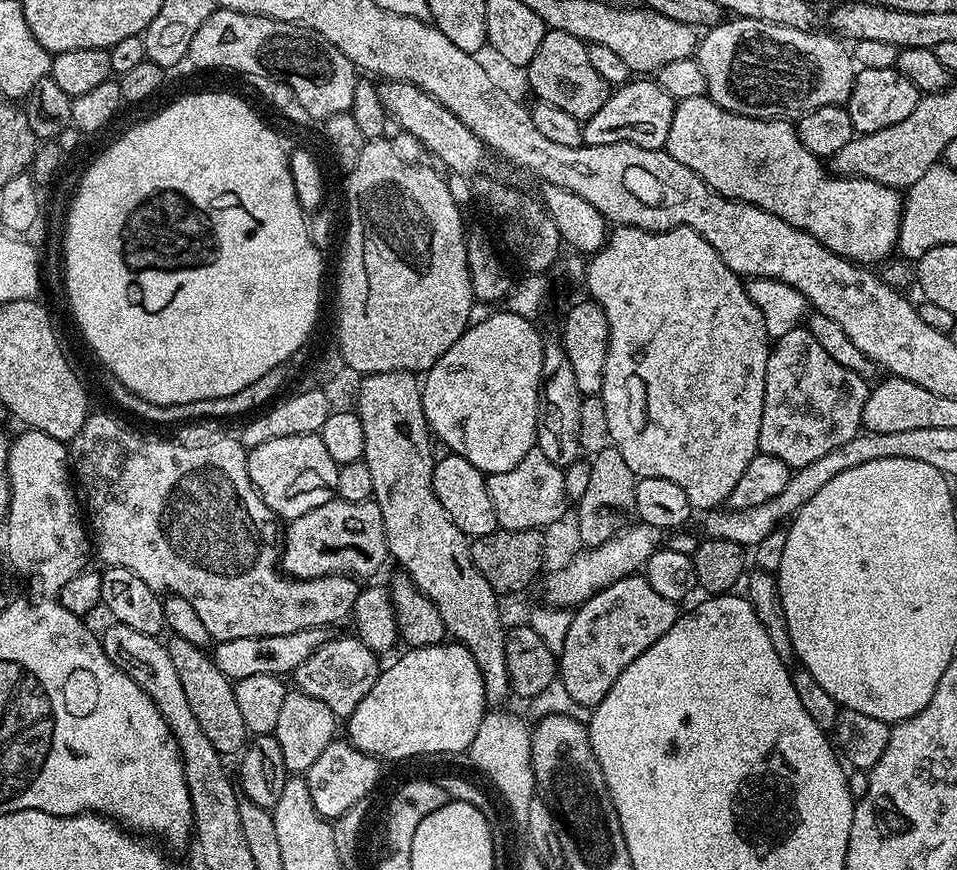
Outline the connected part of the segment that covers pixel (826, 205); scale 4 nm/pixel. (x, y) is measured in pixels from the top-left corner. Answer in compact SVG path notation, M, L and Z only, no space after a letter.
M707 95L686 98L679 101L674 110L666 151L682 162L682 166L694 170L694 174L701 176L720 195L730 200L741 200L744 204L753 204L790 222L790 226L809 232L818 243L857 265L876 266L879 260L887 261L887 256L897 251L900 219L904 213L901 193L857 175L843 178L828 176L829 169L825 161L802 146L795 123L787 119L759 120L736 114L724 110L709 100Z

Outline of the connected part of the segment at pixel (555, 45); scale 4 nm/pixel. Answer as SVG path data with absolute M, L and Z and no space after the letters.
M562 30L545 31L538 46L538 54L529 62L526 69L528 84L536 91L537 101L558 106L566 114L583 122L606 102L610 85L603 80L590 64L585 41L574 38Z

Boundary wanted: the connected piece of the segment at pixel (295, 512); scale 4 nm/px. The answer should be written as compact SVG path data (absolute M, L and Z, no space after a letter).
M294 434L290 438L270 438L248 454L248 473L268 509L285 521L310 514L336 496L338 466L318 434Z

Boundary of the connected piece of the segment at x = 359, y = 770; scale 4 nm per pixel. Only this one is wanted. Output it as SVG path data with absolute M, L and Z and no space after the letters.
M334 738L328 743L326 750L318 754L314 766L310 766L306 773L310 798L314 798L314 810L318 810L318 814L327 821L336 821L356 802L362 802L372 796L371 792L380 780L380 767L382 764L377 757L358 750L347 739Z

